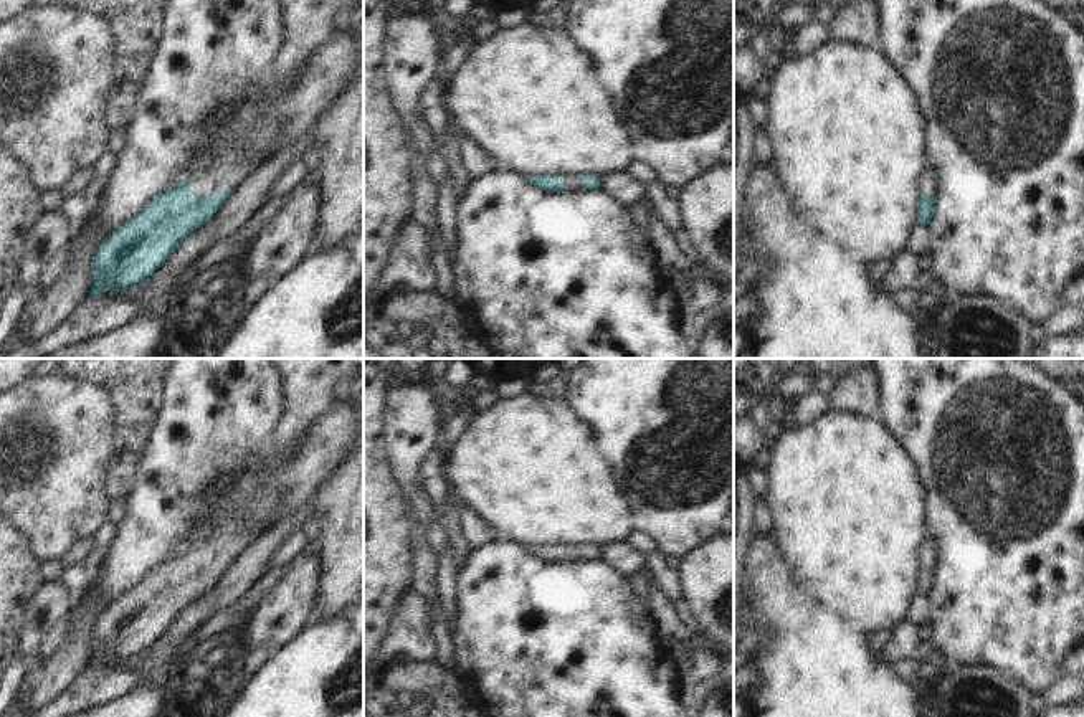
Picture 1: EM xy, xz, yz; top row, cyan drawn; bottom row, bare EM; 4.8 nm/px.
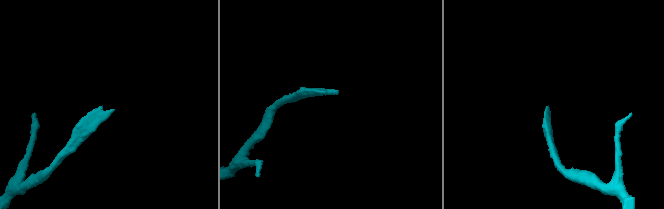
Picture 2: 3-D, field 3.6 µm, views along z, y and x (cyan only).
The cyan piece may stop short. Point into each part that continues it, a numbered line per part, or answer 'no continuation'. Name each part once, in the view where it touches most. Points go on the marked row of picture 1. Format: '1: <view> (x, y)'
1: xy (227, 172)

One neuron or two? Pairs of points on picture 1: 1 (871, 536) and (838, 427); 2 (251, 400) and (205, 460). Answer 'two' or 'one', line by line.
1: one
2: one

